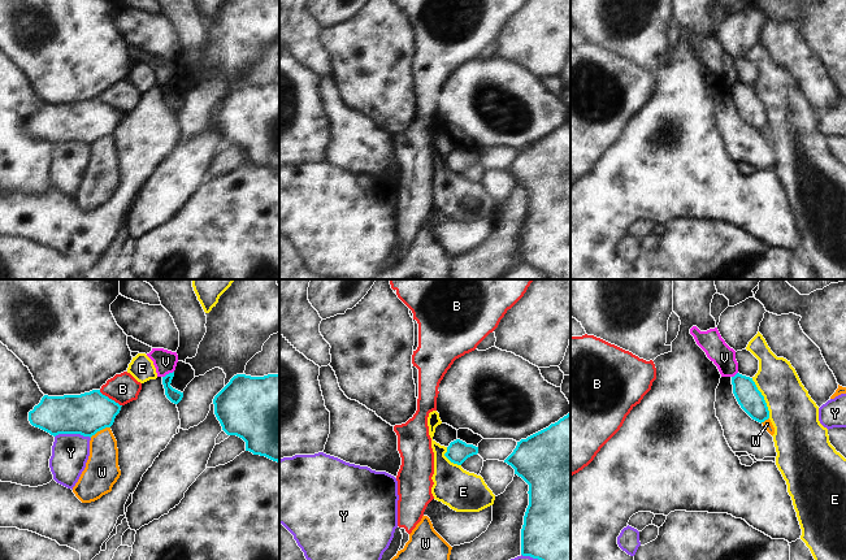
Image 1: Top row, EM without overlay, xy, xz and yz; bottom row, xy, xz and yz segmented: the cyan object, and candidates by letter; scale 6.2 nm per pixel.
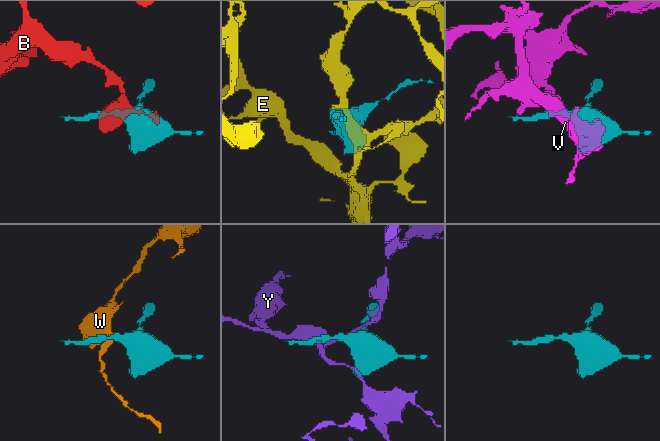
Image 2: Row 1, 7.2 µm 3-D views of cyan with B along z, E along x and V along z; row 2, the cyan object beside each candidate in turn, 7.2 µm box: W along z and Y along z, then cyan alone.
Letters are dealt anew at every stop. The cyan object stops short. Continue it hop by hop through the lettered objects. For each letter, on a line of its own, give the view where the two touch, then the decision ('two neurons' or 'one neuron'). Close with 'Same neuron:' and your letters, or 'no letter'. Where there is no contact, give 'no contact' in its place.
B: contact in xy; two neurons
E: contact in yz; two neurons
V: contact in xy; two neurons
W: contact in xy; two neurons
Y: contact in xy; two neurons
Same neuron: no letter

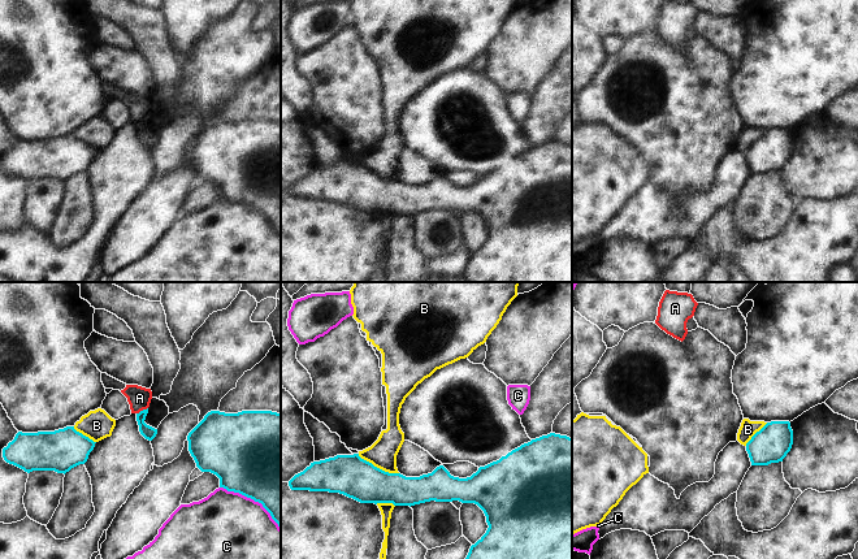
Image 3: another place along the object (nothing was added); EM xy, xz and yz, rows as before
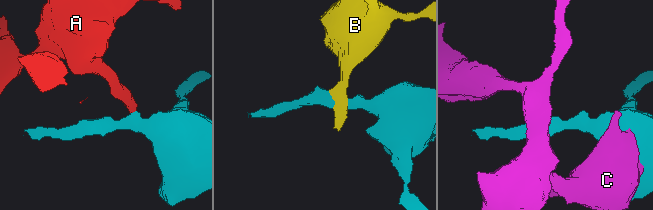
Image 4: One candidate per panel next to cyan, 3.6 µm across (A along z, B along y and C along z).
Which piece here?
A: contact in xy; two neurons
B: contact in xz; two neurons
C: contact in xy; two neurons
Same neuron: no letter

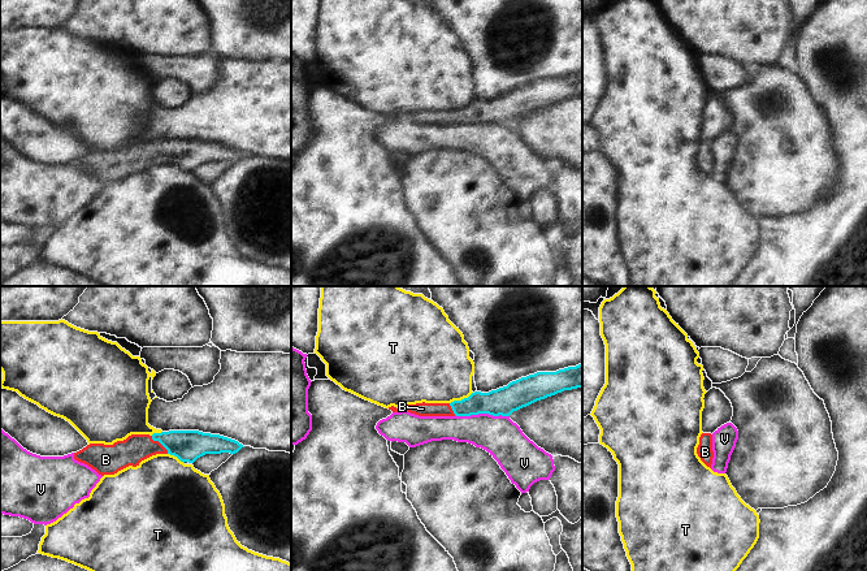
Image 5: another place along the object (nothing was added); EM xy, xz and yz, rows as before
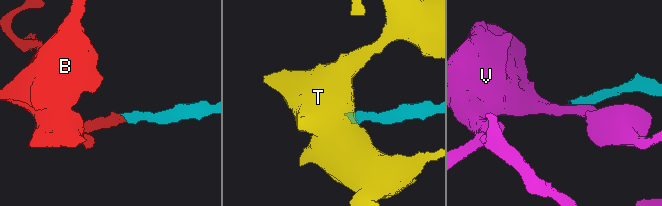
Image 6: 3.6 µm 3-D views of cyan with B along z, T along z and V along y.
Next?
B: contact in xy; one neuron
T: contact in xz; two neurons
V: contact in xz; two neurons
Same neuron: B

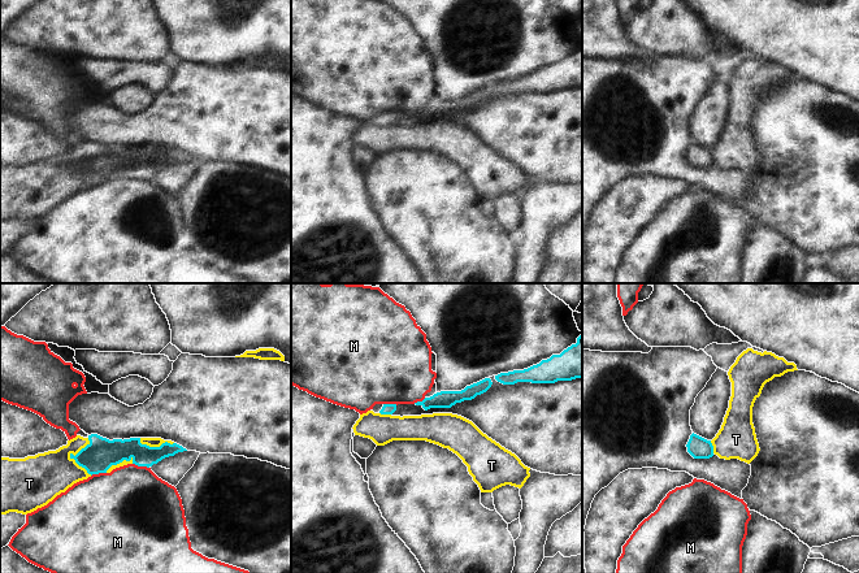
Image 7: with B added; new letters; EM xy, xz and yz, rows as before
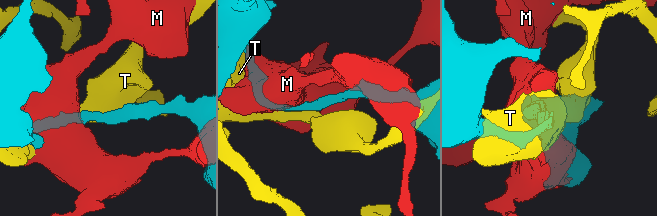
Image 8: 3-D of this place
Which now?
M: contact in xy; two neurons
T: contact in xy; two neurons
Same neuron: no letter

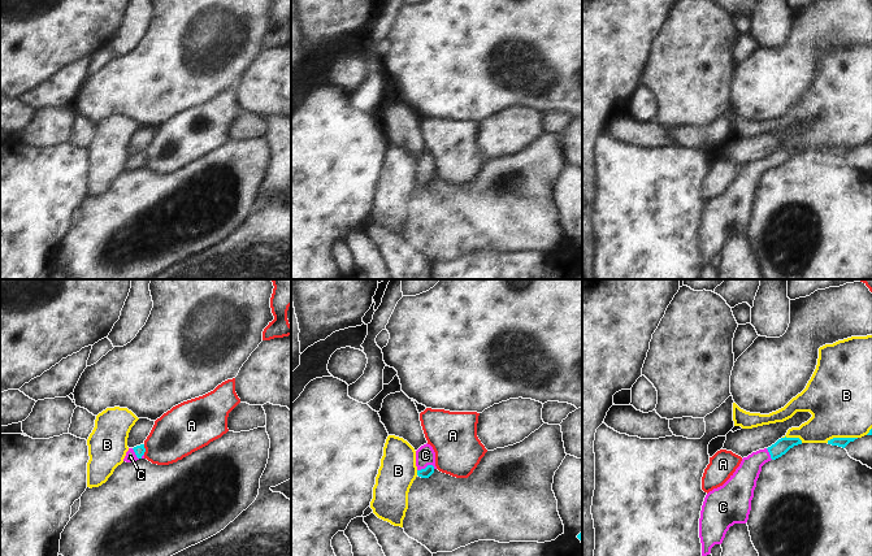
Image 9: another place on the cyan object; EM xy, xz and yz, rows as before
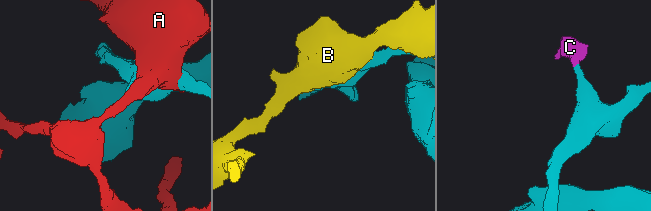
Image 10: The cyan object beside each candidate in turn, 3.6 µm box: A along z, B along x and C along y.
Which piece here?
A: contact in xy; two neurons
B: contact in yz; two neurons
C: contact in xz; one neuron
Same neuron: C

